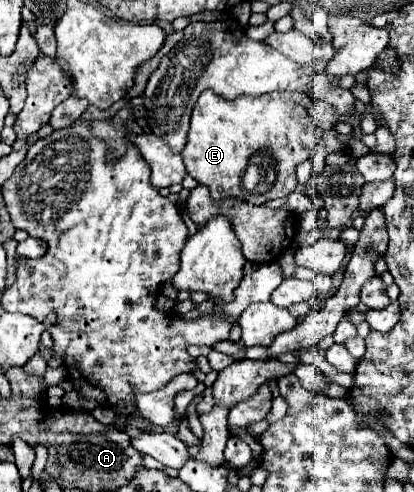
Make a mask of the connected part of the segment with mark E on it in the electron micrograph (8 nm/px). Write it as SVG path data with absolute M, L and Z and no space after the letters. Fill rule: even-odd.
M211 90L201 92L191 114L187 146L181 152L187 174L193 176L199 184L207 186L213 200L239 198L253 206L263 206L269 200L289 196L299 184L295 178L295 168L311 156L313 146L321 140L323 132L333 130L333 122L337 120L333 114L333 106L317 102L315 124L303 104L315 104L315 100L309 98L305 92L271 92L263 96L239 96L235 100L223 100Z

